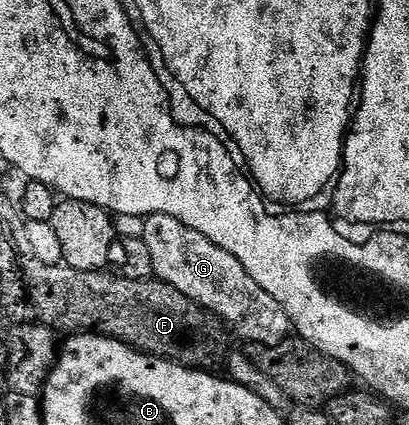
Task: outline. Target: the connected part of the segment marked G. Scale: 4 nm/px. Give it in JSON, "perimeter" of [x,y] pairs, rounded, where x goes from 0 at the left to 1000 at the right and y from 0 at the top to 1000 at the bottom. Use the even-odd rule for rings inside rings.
{"perimeter":[[[374,504],[357,515],[355,567],[379,614],[379,645],[396,661],[543,748],[577,779],[584,774],[609,802],[633,814],[675,814],[714,793],[716,760],[697,722],[609,649],[579,602],[521,574],[491,546],[411,504]]]}

